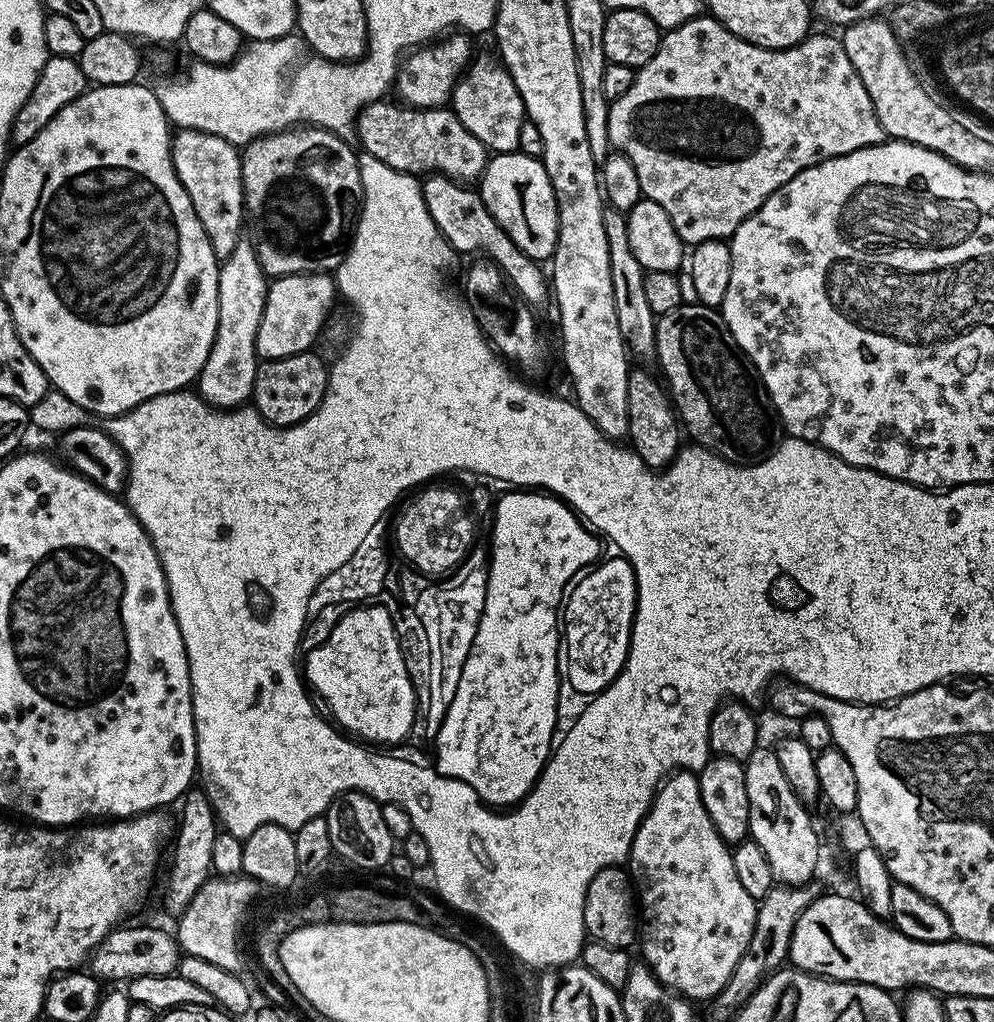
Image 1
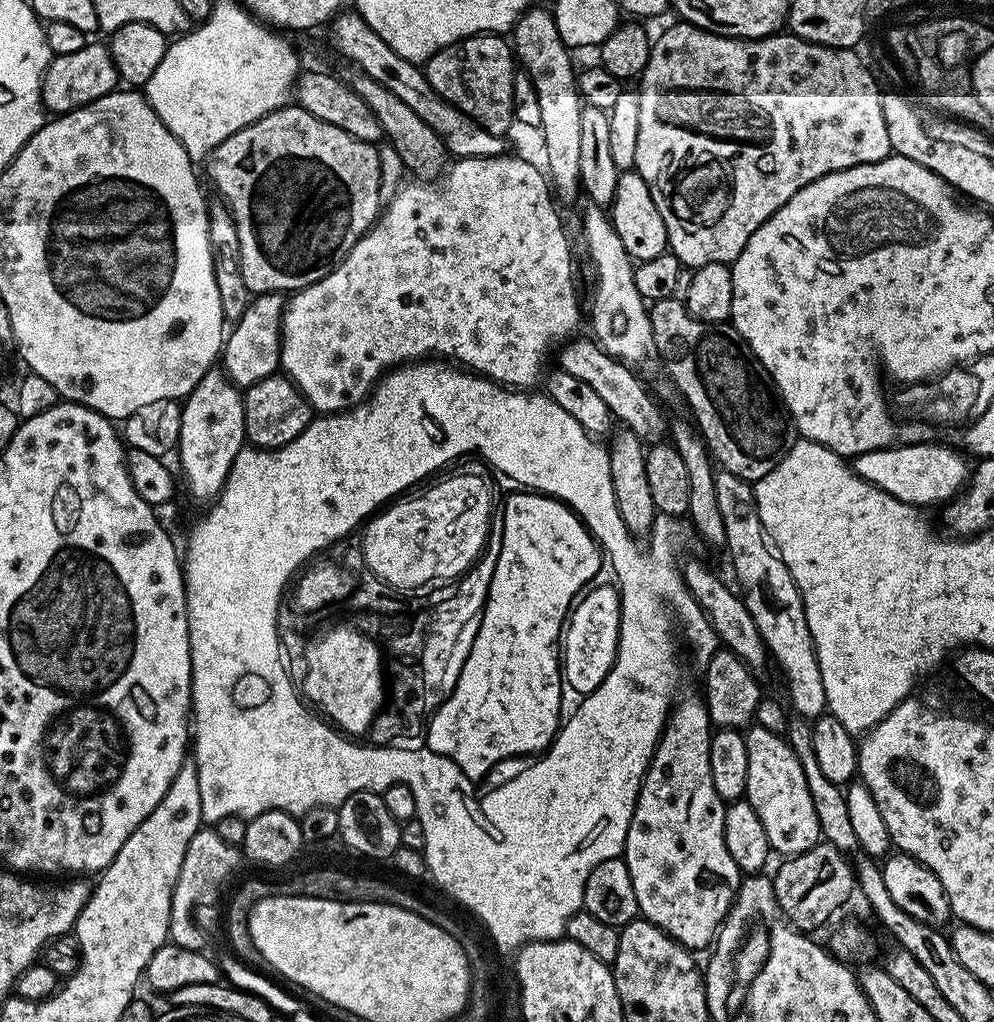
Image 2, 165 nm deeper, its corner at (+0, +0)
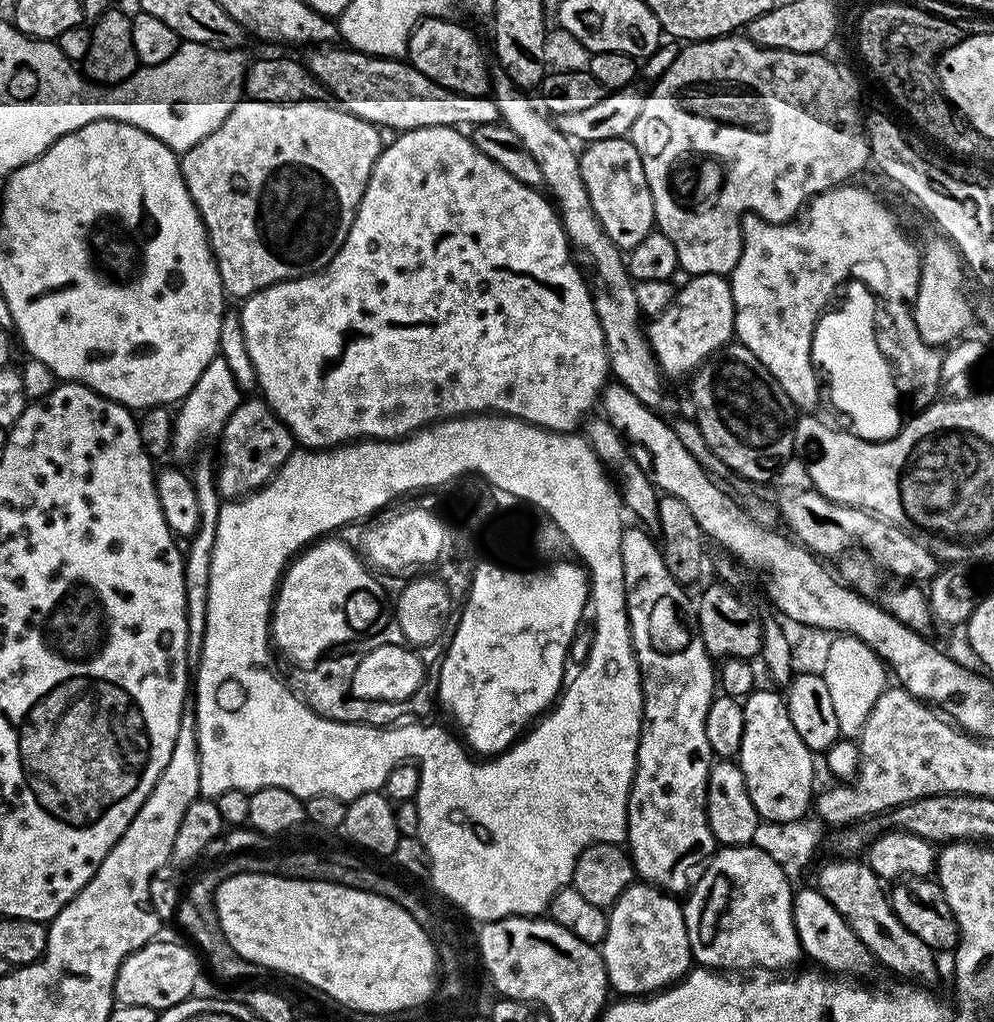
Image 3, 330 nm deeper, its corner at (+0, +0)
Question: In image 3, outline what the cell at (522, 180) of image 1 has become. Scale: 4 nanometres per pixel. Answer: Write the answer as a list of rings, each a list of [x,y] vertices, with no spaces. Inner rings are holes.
[[[415,128],[399,133],[394,143],[381,147],[380,157],[374,162],[370,182],[350,226],[350,234],[346,234],[342,250],[334,254],[328,267],[323,272],[303,276],[301,280],[271,284],[247,297],[241,303],[244,305],[238,308],[242,338],[246,338],[246,354],[250,354],[250,362],[254,362],[259,395],[290,429],[297,445],[308,450],[327,450],[358,440],[399,440],[429,424],[473,414],[514,416],[550,432],[579,429],[576,427],[580,419],[582,424],[589,415],[587,412],[595,404],[597,407],[604,386],[609,383],[608,351],[596,313],[596,301],[572,261],[573,253],[564,225],[560,223],[555,207],[547,199],[544,201],[540,194],[537,189],[518,182],[518,178],[502,170],[498,162],[486,158],[486,154],[474,146],[471,135],[459,128]]]

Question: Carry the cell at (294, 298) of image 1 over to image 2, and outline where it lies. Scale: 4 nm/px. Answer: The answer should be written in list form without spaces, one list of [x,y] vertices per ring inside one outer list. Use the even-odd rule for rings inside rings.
[[[279,292],[253,295],[252,301],[246,306],[246,314],[242,314],[242,318],[231,325],[222,349],[222,371],[237,388],[243,390],[254,386],[254,382],[262,382],[262,378],[277,375],[280,368],[280,323],[284,317],[285,303],[285,297]]]

